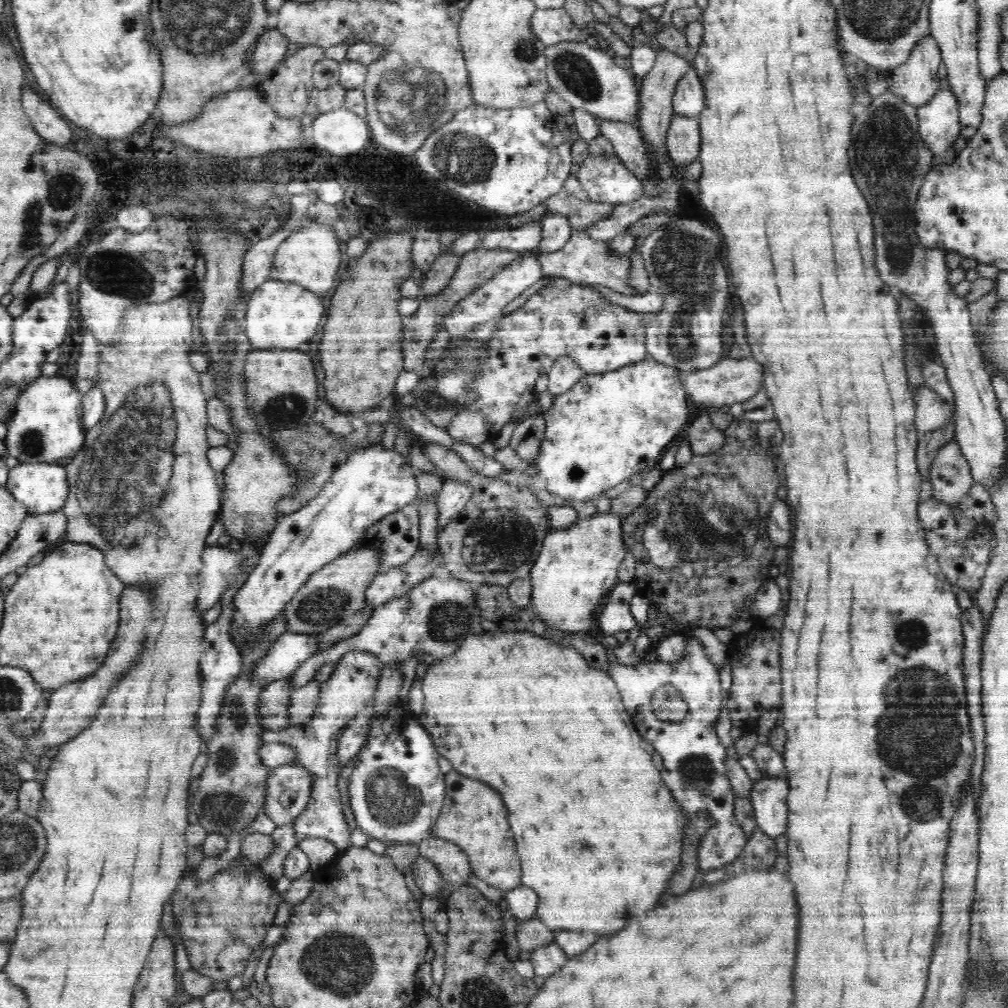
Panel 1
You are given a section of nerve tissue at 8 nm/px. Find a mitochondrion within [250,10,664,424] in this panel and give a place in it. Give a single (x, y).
(410, 94)

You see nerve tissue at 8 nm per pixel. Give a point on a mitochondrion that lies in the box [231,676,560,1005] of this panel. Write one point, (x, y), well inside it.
(340, 964)

